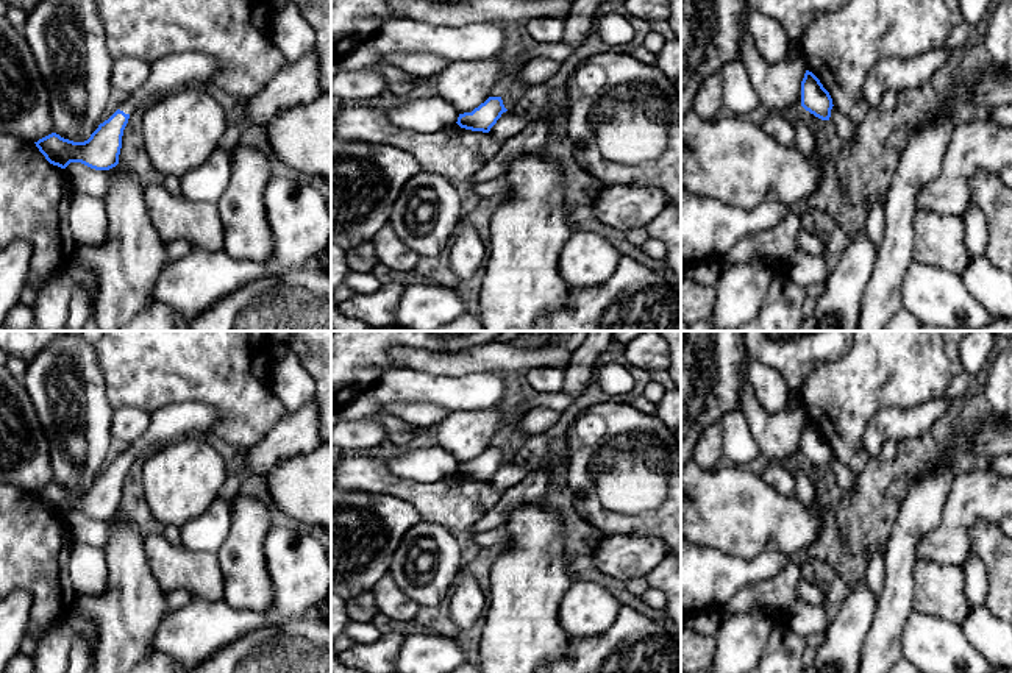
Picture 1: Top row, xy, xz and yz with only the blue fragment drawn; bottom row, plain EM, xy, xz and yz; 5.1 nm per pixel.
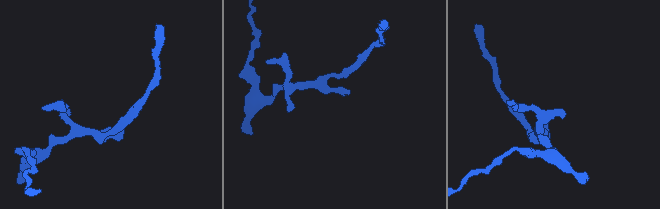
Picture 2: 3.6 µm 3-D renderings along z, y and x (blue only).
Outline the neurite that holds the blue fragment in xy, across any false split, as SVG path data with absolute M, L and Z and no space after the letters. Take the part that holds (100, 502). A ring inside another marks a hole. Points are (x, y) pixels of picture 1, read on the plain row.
M173 403L159 408L150 414L150 426L147 431L134 442L128 443L120 458L108 470L100 473L87 490L73 492L61 487L56 482L52 482L34 493L50 514L61 518L66 518L70 512L81 512L95 520L109 520L119 514L123 479L128 473L130 464L137 456L148 456L162 445L183 437L209 434L211 428L220 420L220 417L222 414L216 408L206 406L203 403Z

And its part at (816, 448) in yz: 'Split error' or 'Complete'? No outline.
Complete

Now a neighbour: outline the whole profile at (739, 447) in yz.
M740 411L728 412L720 422L723 429L723 464L745 467L759 458L759 448Z

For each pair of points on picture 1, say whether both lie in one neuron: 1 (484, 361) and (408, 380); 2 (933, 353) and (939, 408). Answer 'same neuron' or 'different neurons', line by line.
1: different neurons
2: different neurons

